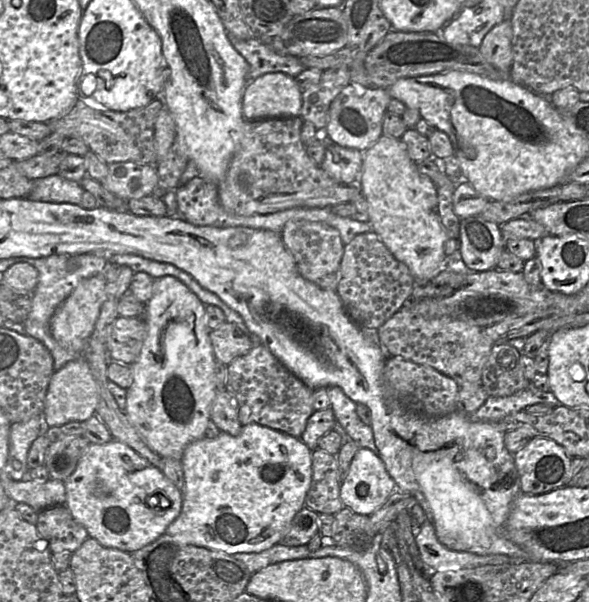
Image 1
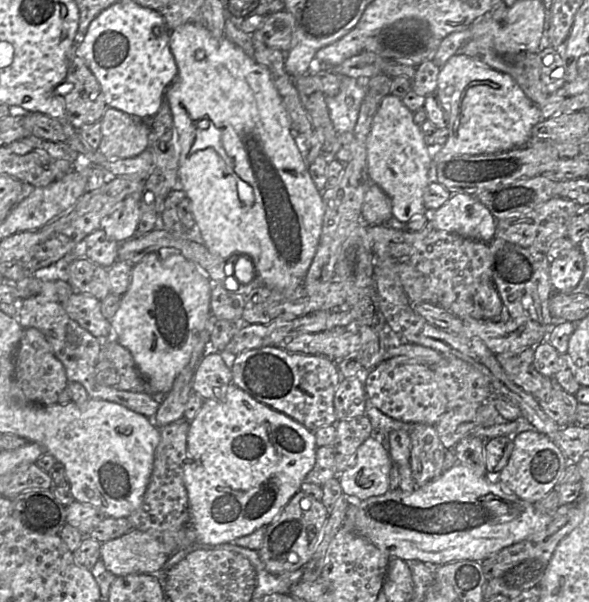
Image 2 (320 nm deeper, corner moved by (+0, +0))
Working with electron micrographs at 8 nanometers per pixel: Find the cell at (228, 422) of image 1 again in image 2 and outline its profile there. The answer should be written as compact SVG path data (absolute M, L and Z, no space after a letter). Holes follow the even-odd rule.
M208 351L197 366L192 390L204 399L221 401L232 383L231 368L223 361L221 354Z

